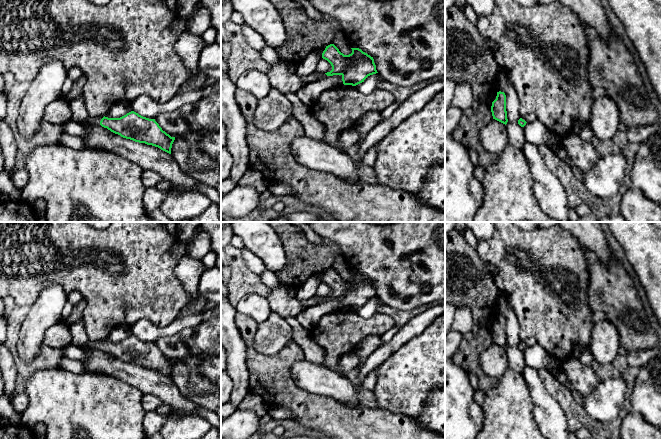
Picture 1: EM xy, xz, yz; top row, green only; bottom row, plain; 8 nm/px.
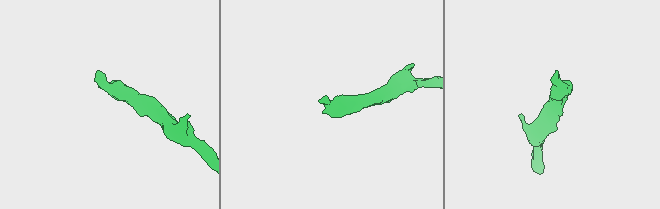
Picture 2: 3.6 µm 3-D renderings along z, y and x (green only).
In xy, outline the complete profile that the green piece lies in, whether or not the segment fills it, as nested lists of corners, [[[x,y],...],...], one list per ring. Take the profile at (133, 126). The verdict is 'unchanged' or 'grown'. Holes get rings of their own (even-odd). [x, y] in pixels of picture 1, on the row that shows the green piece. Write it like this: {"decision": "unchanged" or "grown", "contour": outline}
{"decision": "grown", "contour": [[[134,111],[120,118],[89,116],[81,125],[101,125],[123,138],[158,147],[169,154],[175,140],[162,130],[155,119],[143,117]]]}

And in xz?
{"decision": "grown", "contour": [[[334,44],[326,46],[322,58],[331,64],[332,70],[327,73],[314,72],[304,78],[299,77],[286,63],[272,64],[267,73],[271,88],[284,94],[296,92],[308,83],[333,75],[341,75],[344,85],[356,86],[368,76],[378,73],[373,57],[359,48],[351,49],[351,54],[344,55]]]}

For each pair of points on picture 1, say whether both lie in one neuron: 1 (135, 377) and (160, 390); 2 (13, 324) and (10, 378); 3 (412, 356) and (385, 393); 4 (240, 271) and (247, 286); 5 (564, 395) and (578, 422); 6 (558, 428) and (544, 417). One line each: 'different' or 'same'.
1: same
2: different
3: same
4: same
5: same
6: same

